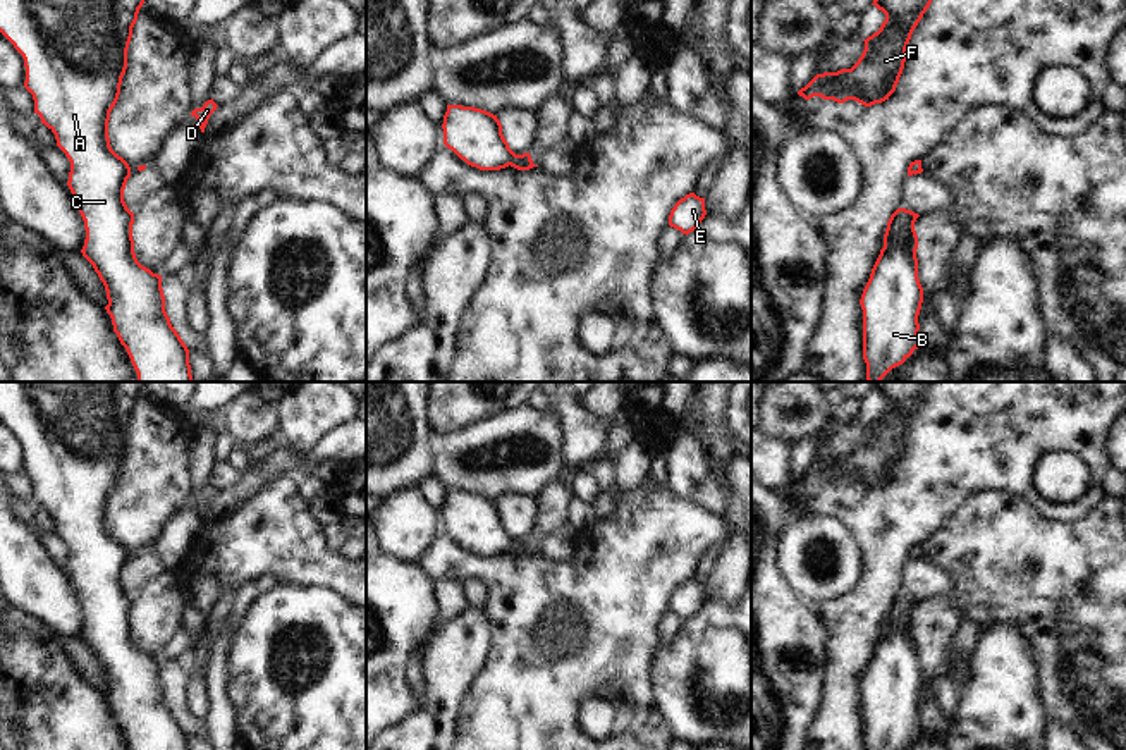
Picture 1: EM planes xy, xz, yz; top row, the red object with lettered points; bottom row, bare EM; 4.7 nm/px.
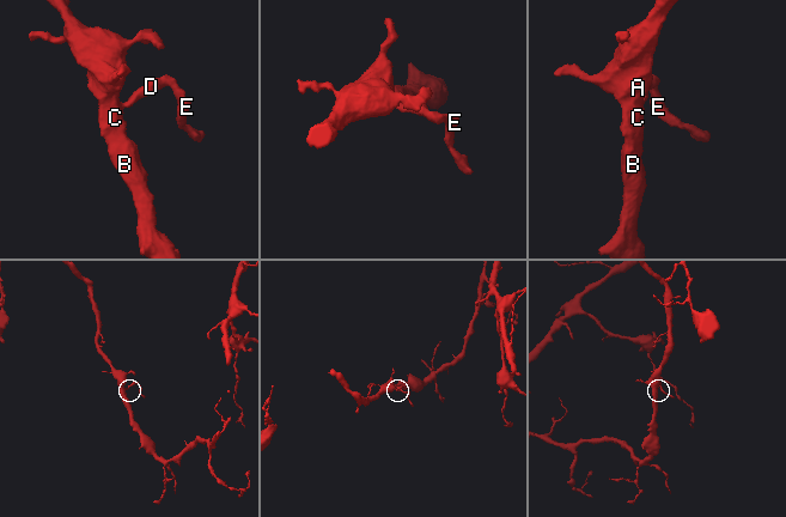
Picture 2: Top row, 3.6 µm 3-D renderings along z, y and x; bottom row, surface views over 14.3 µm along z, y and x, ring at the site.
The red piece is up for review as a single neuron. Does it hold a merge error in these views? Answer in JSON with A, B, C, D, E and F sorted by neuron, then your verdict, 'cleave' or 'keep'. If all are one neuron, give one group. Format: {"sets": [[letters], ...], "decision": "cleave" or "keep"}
{"sets": [["A", "B", "C", "D", "E", "F"]], "decision": "keep"}

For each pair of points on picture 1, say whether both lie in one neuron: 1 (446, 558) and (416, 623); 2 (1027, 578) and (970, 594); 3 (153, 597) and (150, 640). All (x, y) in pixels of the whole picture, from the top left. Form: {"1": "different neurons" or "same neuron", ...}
{"1": "different neurons", "2": "same neuron", "3": "same neuron"}

